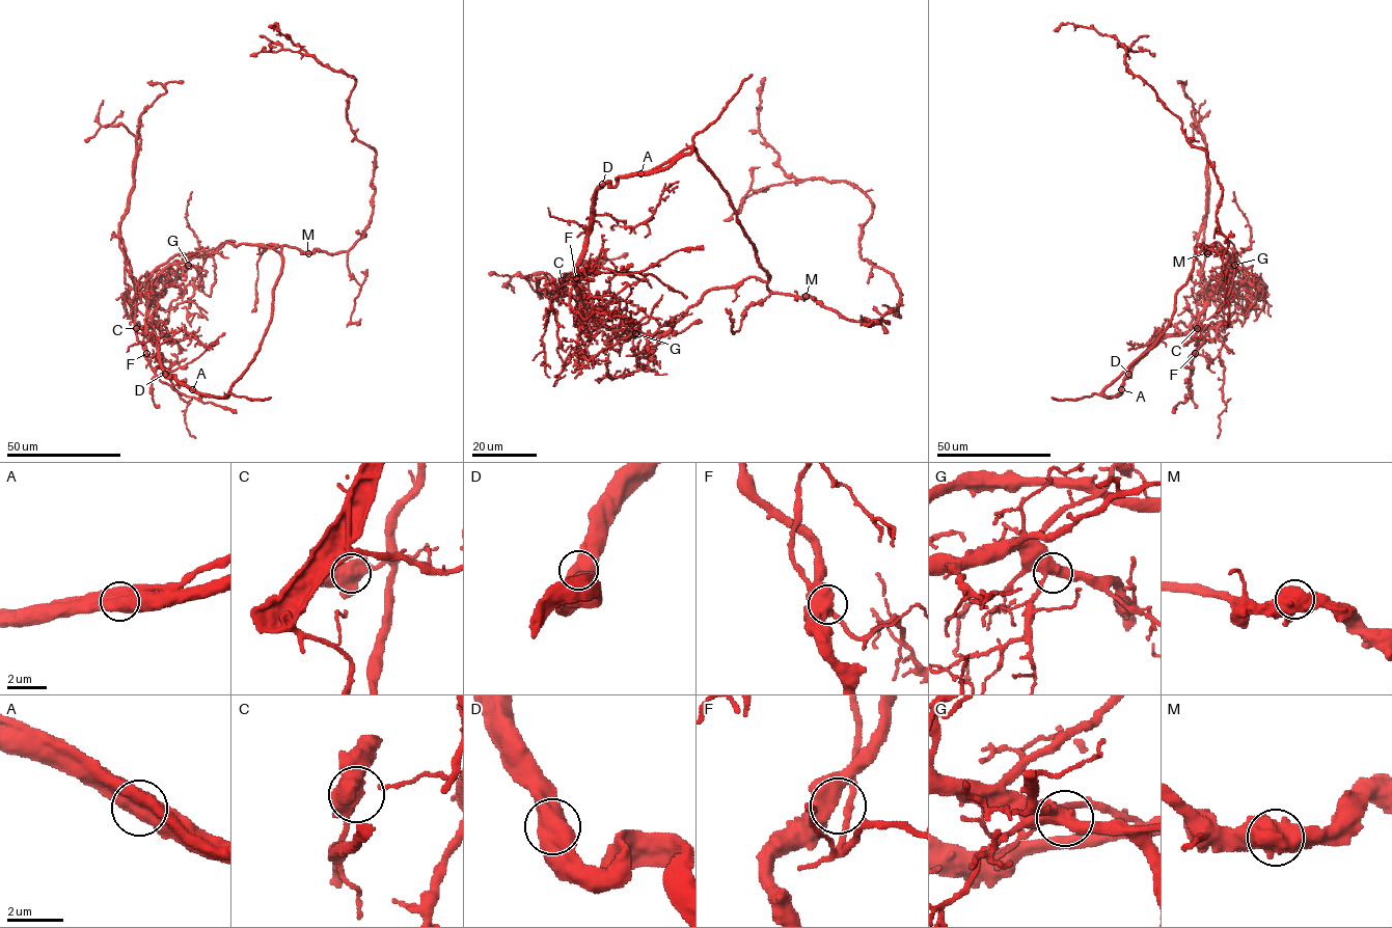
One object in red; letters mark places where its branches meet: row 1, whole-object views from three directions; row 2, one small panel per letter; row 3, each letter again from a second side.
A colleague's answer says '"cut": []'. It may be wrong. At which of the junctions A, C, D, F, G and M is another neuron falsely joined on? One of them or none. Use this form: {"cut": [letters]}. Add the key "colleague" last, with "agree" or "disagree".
{"cut": [], "colleague": "agree"}

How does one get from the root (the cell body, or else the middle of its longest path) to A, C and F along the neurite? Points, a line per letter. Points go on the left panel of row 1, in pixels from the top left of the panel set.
A: (294, 247), (282, 247), (282, 273), (273, 291), (272, 320), (253, 359), (226, 394), (207, 396), (192, 389)
C: (294, 247), (283, 246), (280, 253), (258, 244), (225, 242), (208, 256), (175, 254), (134, 297), (136, 328)
F: (294, 247), (283, 246), (280, 253), (225, 242), (212, 255), (170, 264), (151, 295), (146, 353)

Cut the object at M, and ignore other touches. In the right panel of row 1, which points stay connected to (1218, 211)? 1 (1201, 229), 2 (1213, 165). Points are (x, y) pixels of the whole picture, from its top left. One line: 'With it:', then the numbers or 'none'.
With it: 2

